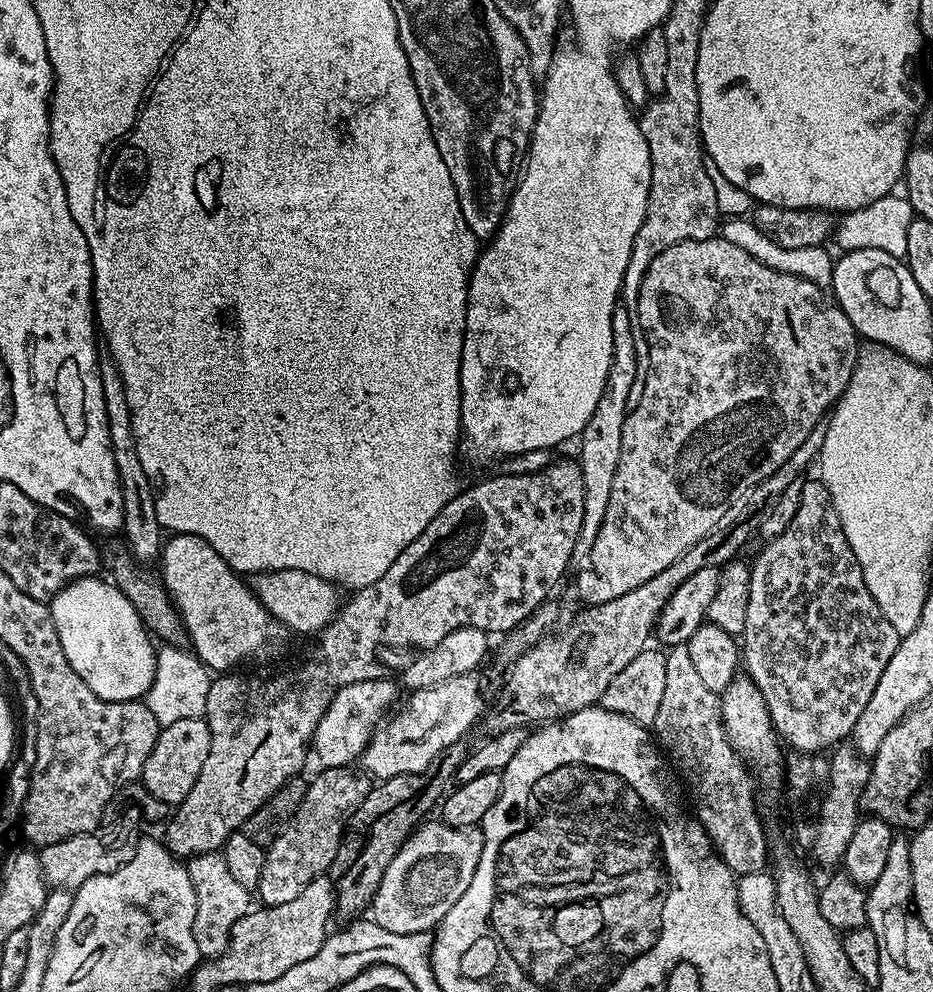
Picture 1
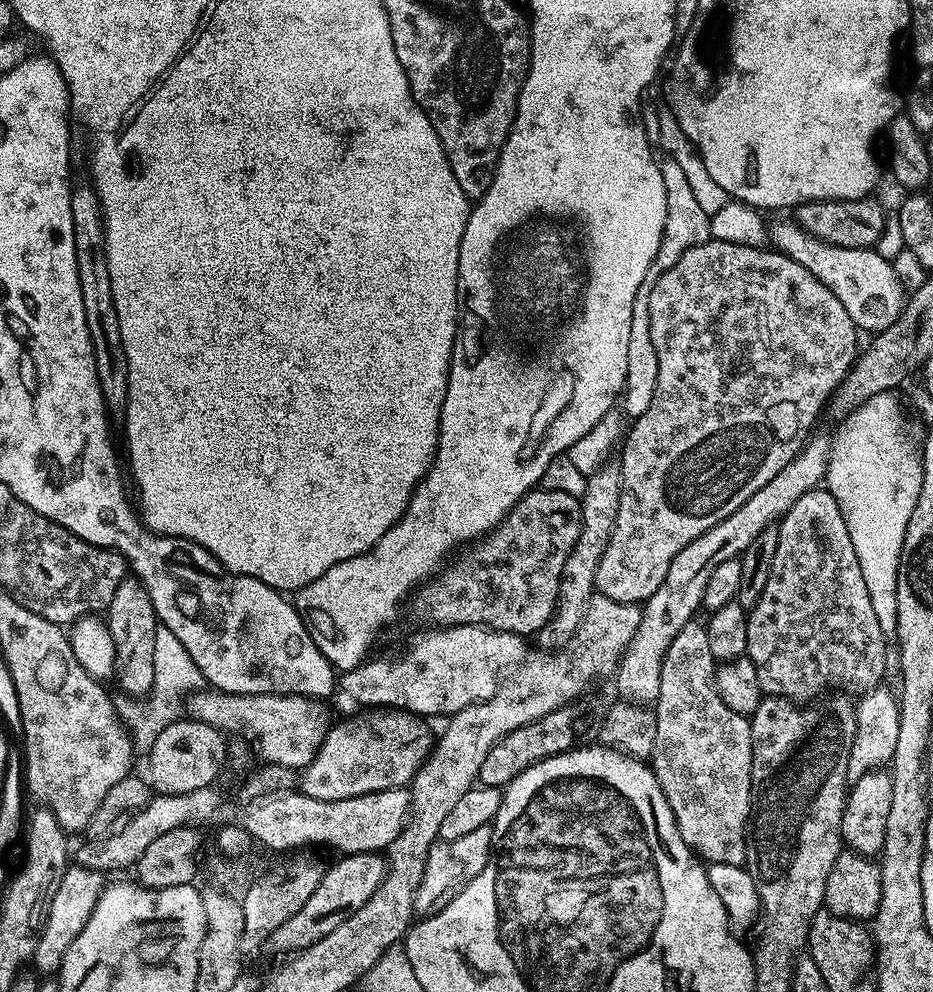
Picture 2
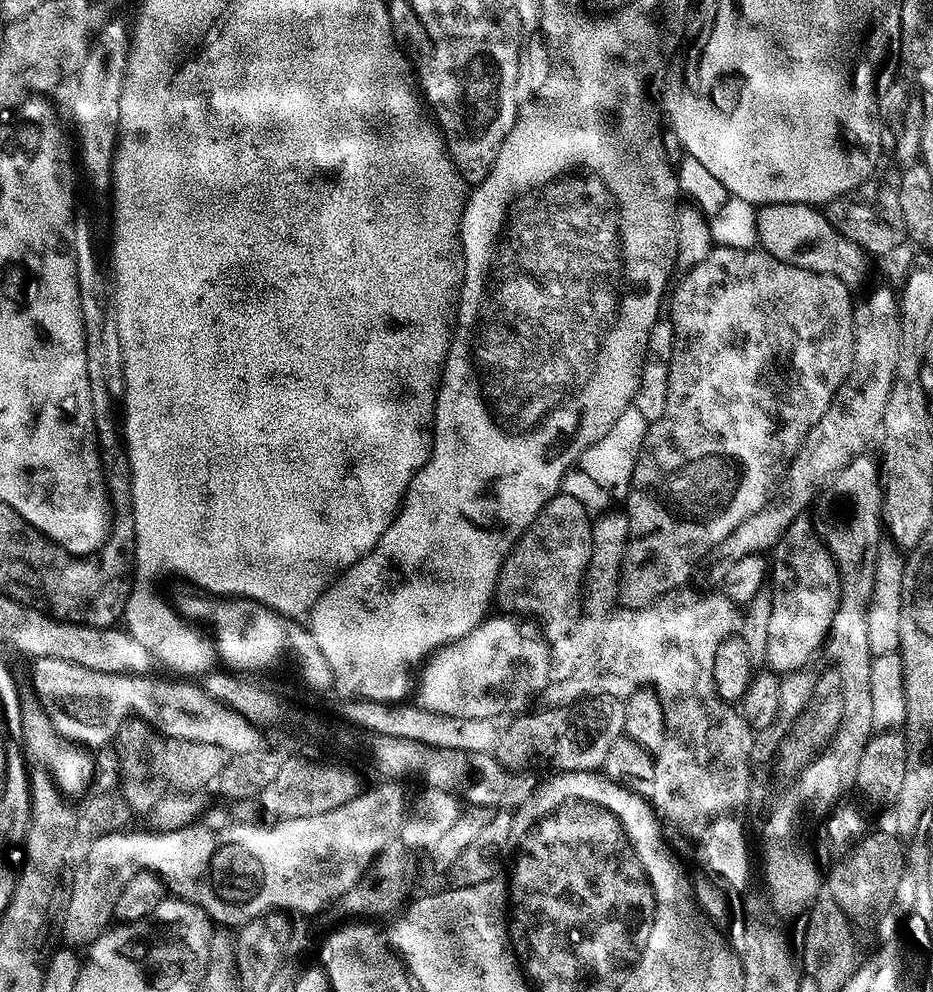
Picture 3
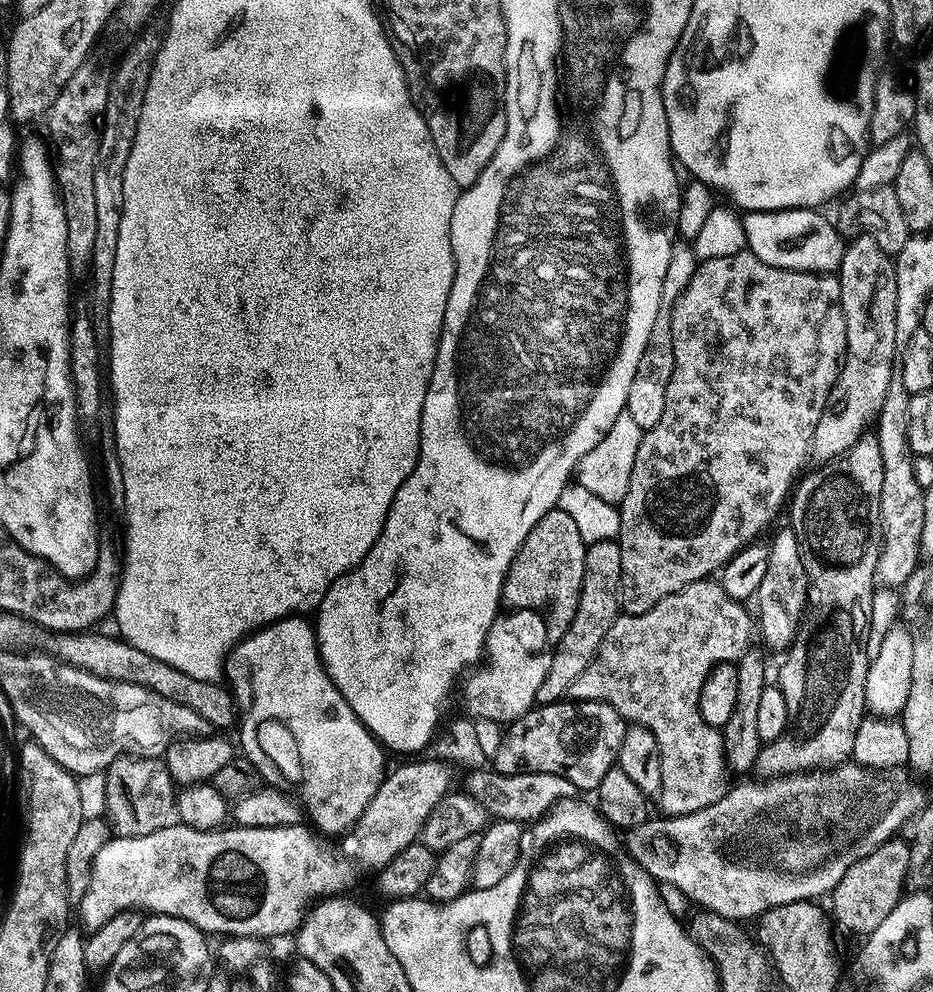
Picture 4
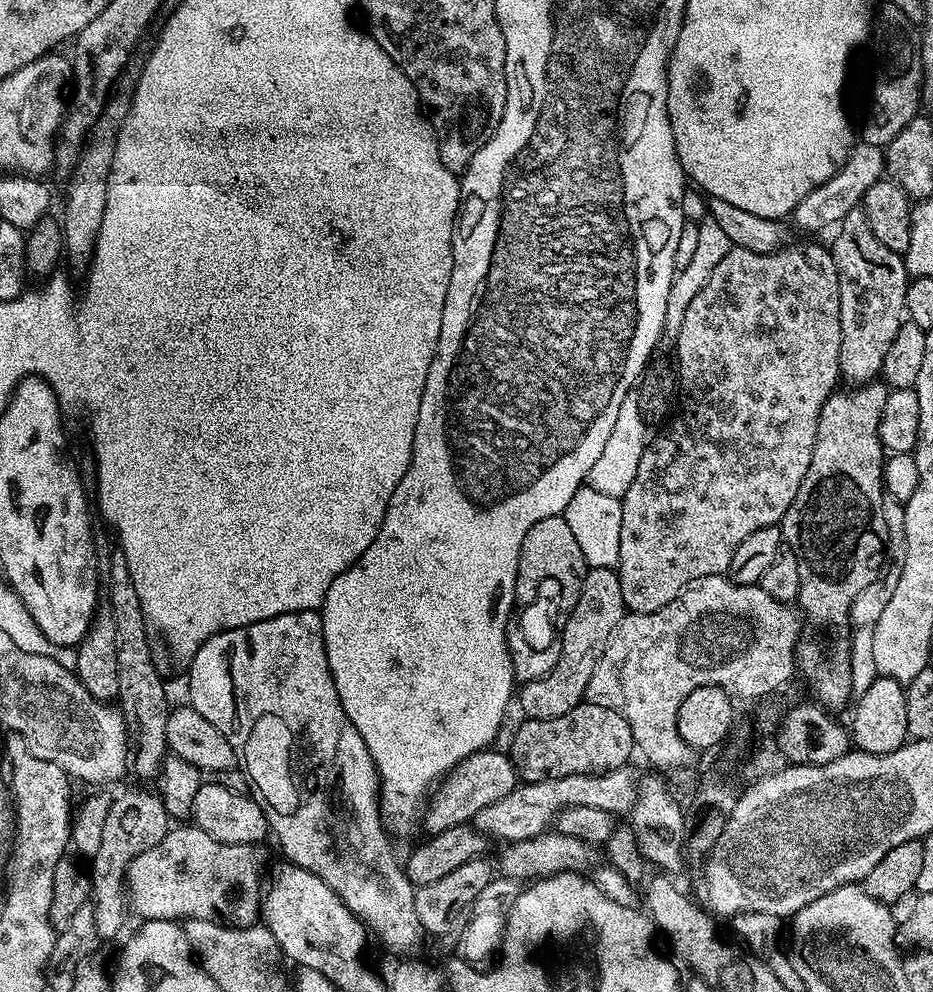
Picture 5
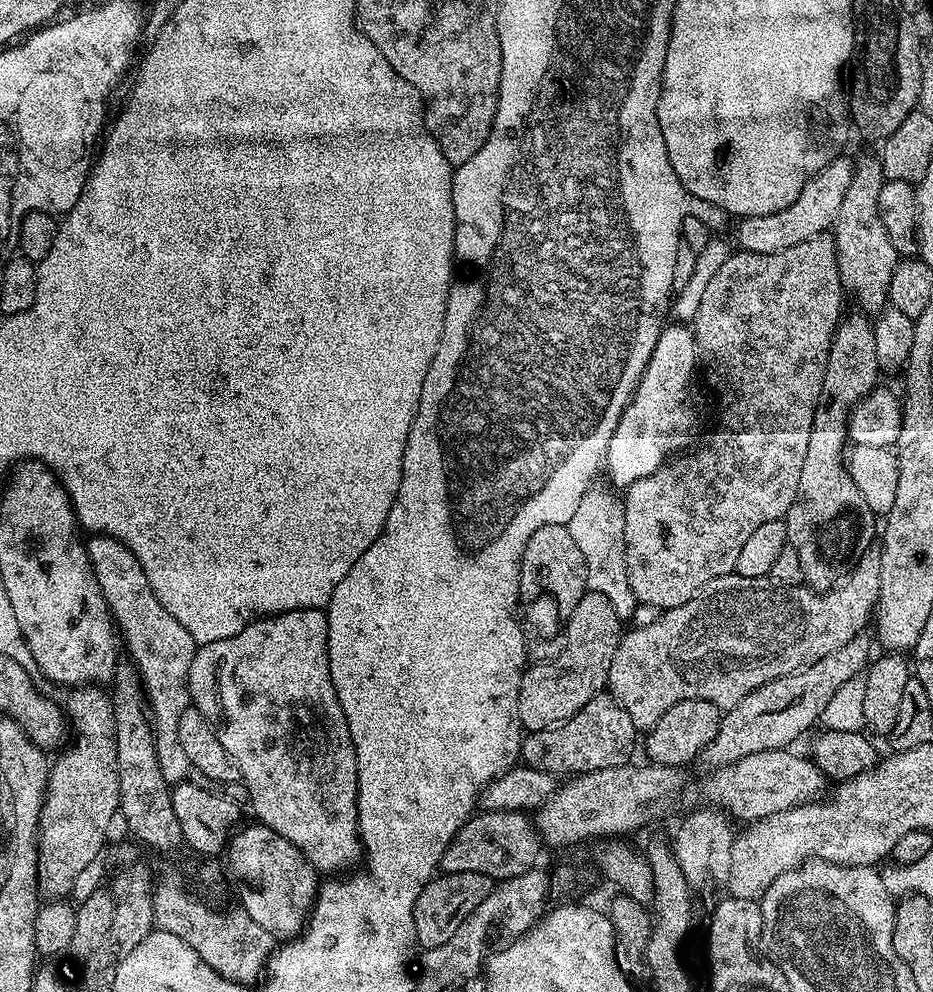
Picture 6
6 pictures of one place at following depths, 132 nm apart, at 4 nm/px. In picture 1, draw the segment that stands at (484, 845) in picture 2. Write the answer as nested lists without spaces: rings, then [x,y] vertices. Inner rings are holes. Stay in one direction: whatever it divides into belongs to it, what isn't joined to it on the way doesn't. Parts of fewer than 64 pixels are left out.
[[[439,819],[431,820],[421,823],[413,831],[408,841],[398,850],[398,854],[394,854],[394,862],[386,866],[386,874],[382,874],[382,882],[370,905],[370,918],[378,926],[382,926],[382,930],[390,930],[394,934],[431,933],[440,925],[442,918],[450,914],[450,906],[454,906],[458,898],[466,896],[466,886],[470,886],[474,870],[478,870],[484,845],[483,831],[479,827],[451,828]]]

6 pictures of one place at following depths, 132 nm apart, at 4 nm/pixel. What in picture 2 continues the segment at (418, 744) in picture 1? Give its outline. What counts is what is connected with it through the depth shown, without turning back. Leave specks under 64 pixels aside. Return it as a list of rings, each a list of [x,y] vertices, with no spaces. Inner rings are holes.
[[[364,710],[361,716],[352,716],[349,720],[340,720],[329,727],[322,746],[316,756],[303,769],[298,780],[299,791],[310,798],[323,800],[341,800],[354,798],[371,792],[381,792],[391,788],[403,788],[411,785],[412,778],[421,764],[428,758],[434,747],[434,732],[427,728],[425,721],[411,712],[403,710]]]

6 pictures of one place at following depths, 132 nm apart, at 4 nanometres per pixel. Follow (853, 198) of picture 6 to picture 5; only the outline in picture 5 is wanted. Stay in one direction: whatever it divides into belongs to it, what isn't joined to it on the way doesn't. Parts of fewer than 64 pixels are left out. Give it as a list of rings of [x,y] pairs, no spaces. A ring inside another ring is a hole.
[[[857,206],[850,210],[850,214],[846,214],[846,218],[840,221],[838,225],[840,233],[836,236],[836,245],[831,245],[830,251],[832,257],[836,259],[836,272],[840,275],[840,321],[842,322],[842,346],[840,347],[840,374],[846,381],[849,380],[849,385],[863,386],[873,383],[884,371],[884,359],[887,356],[887,351],[894,342],[894,338],[898,334],[898,330],[906,323],[906,290],[910,283],[910,277],[906,266],[904,265],[904,257],[901,253],[890,250],[886,246],[882,246],[882,242],[878,242],[878,238],[874,238],[874,234],[870,230],[870,226],[866,220],[866,214],[863,207]]]

